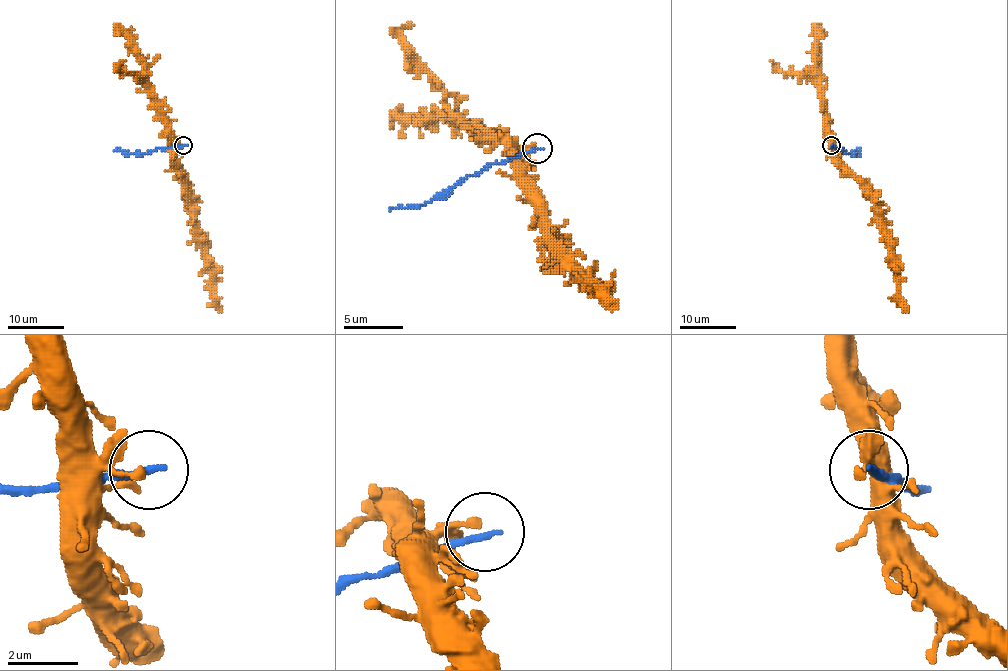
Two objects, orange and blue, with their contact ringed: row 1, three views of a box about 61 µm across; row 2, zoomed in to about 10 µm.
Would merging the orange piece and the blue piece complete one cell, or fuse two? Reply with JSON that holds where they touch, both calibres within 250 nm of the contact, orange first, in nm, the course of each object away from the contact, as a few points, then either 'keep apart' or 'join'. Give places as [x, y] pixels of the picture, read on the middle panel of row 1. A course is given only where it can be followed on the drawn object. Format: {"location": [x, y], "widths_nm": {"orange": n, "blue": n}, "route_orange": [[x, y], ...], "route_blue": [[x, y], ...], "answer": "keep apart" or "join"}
{"location": [537, 148], "widths_nm": {"orange": 200, "blue": 200}, "route_orange": [[535, 146], [520, 149], [520, 164], [526, 187], [540, 208], [546, 229], [617, 308]], "route_blue": [[537, 149], [487, 164], [422, 205], [390, 211]], "answer": "keep apart"}

